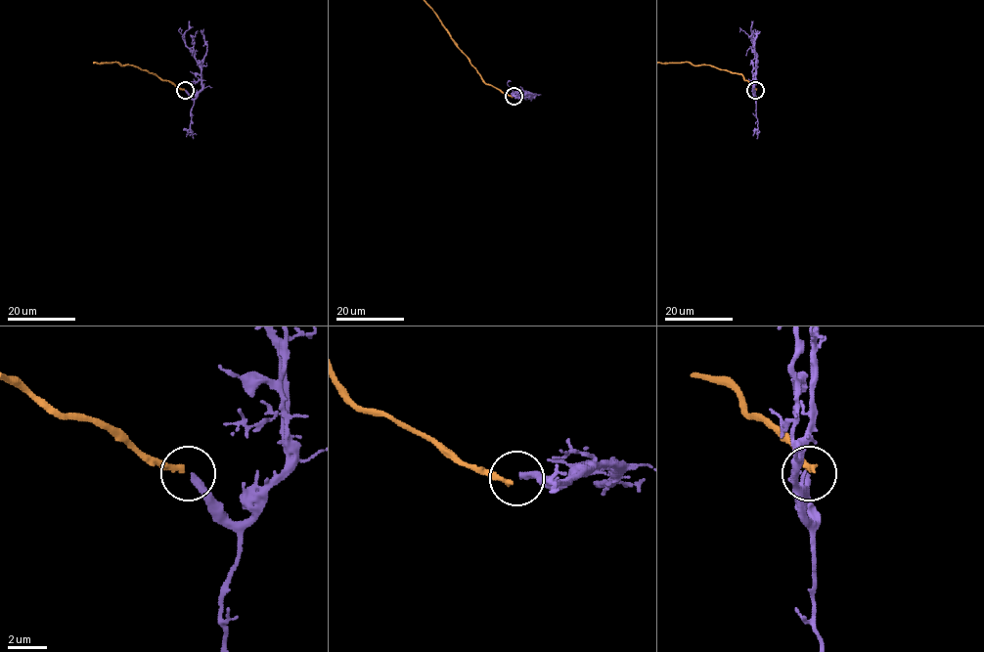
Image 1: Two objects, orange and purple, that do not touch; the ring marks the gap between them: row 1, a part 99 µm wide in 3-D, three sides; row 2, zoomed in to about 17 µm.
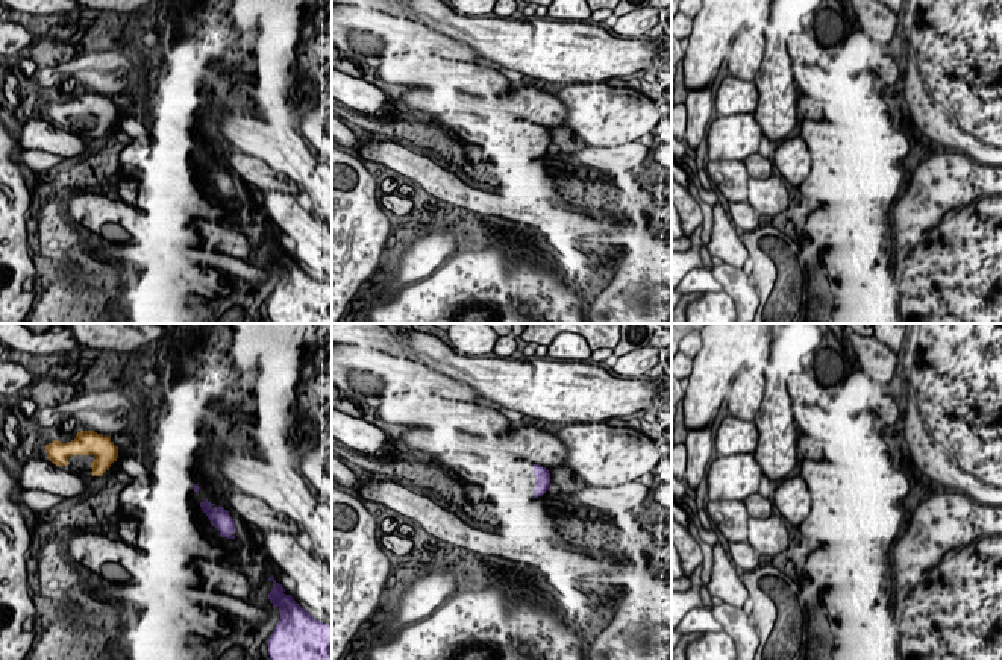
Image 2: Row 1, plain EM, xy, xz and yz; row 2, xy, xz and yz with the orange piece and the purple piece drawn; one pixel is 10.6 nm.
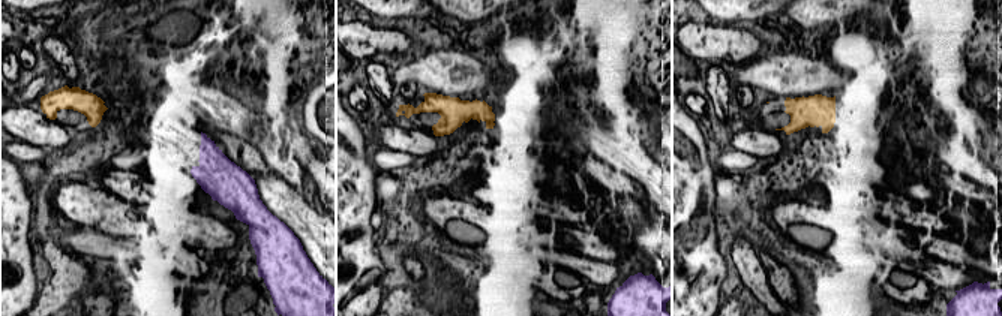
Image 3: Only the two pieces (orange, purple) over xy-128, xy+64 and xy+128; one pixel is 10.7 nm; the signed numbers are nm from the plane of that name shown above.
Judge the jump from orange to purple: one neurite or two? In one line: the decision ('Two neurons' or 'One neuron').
Two neurons

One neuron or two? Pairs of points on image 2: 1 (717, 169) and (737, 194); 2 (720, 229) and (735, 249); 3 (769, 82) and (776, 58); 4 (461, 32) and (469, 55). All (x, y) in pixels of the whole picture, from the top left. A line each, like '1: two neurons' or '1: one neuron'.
1: one neuron
2: one neuron
3: one neuron
4: two neurons

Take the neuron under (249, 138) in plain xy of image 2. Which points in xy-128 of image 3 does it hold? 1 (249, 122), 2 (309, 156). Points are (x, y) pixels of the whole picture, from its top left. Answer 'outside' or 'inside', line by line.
1: inside
2: inside

